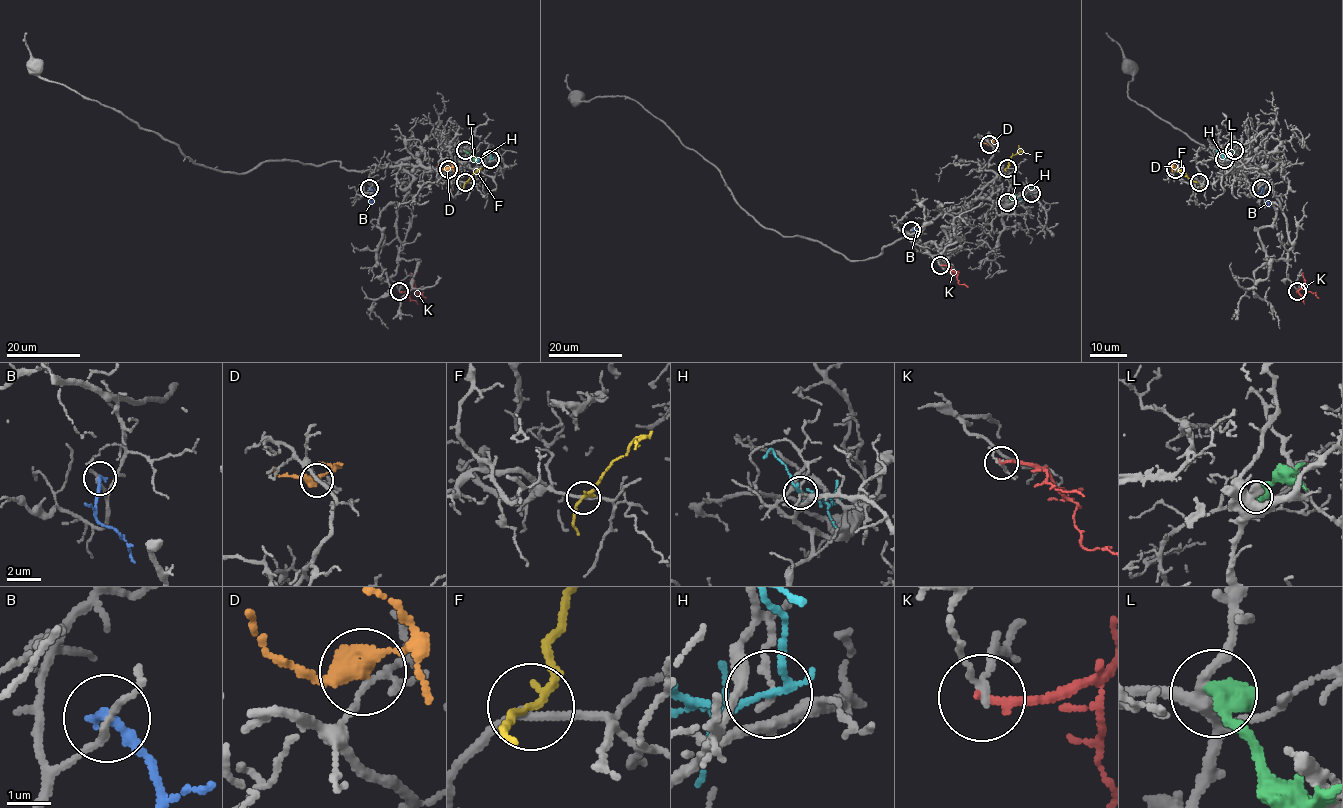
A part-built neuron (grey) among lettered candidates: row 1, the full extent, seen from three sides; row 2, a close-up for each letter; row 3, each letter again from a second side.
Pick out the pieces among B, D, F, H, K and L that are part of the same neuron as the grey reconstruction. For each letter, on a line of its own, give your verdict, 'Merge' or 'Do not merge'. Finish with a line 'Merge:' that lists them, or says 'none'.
B: Do not merge
D: Do not merge
F: Merge
H: Do not merge
K: Do not merge
L: Do not merge
Merge: F

